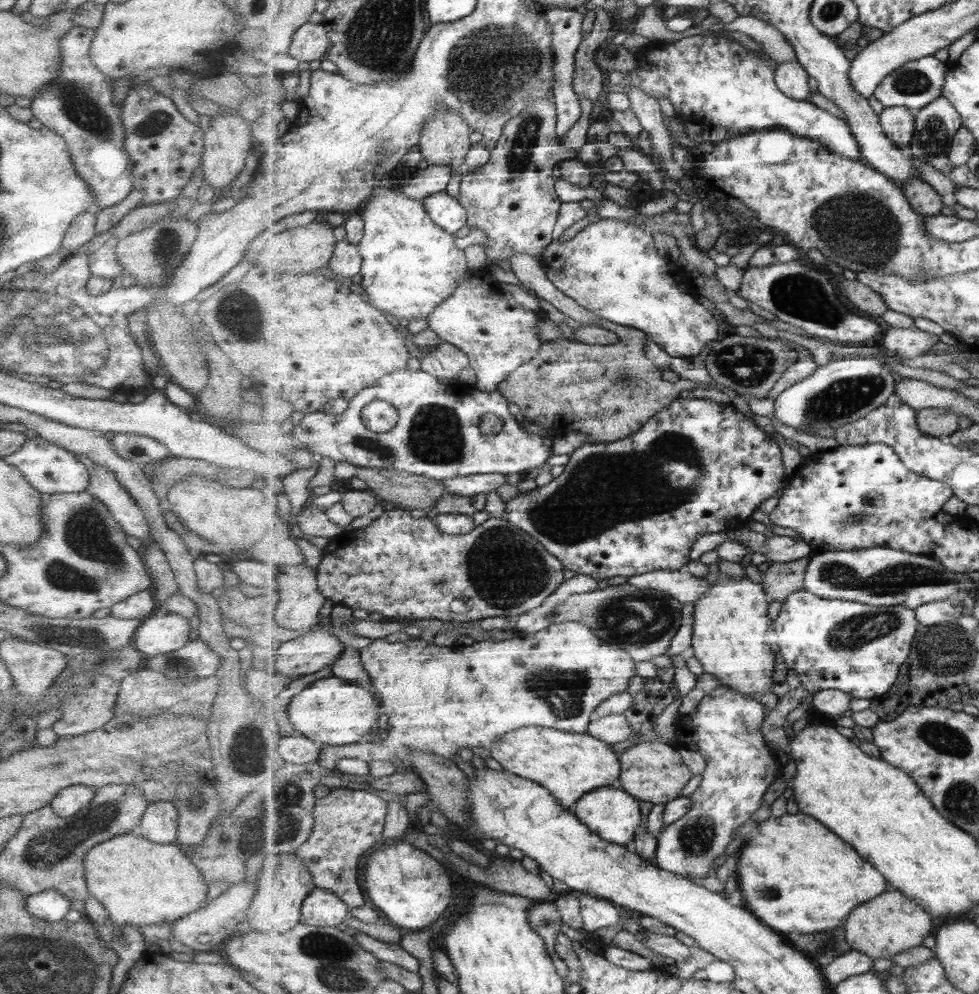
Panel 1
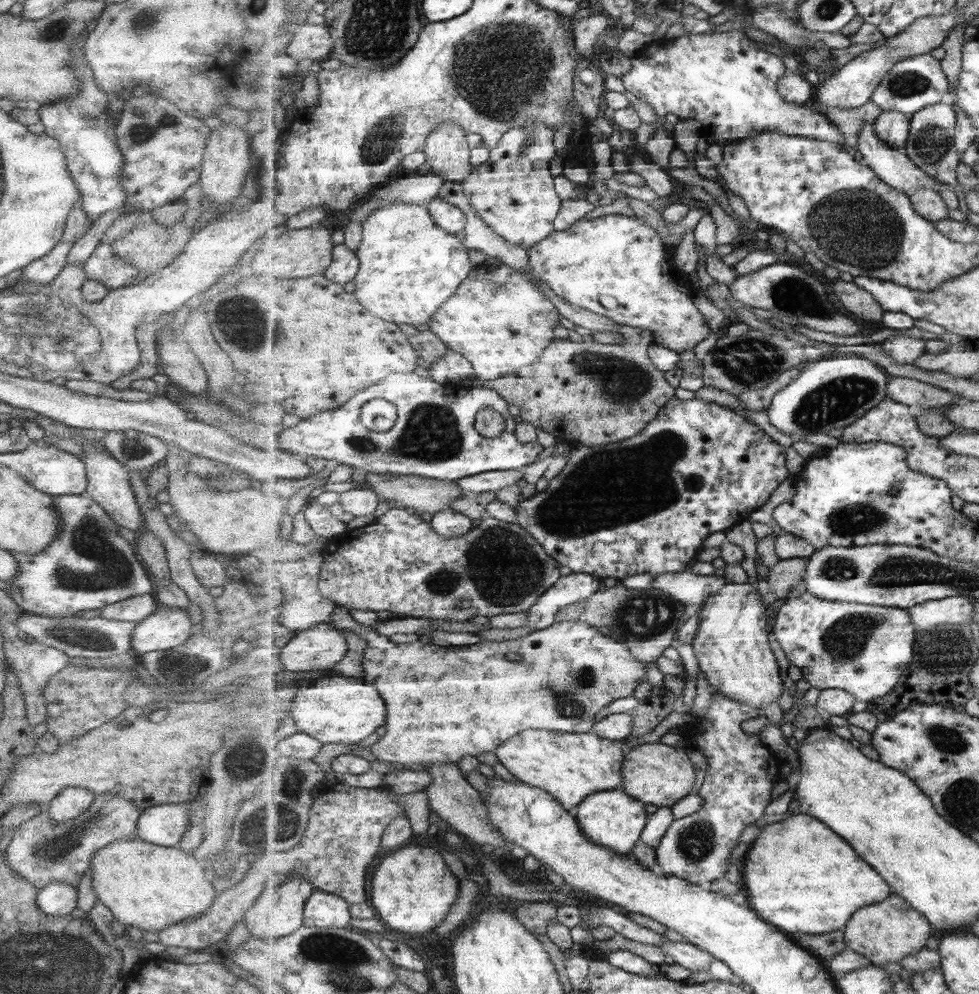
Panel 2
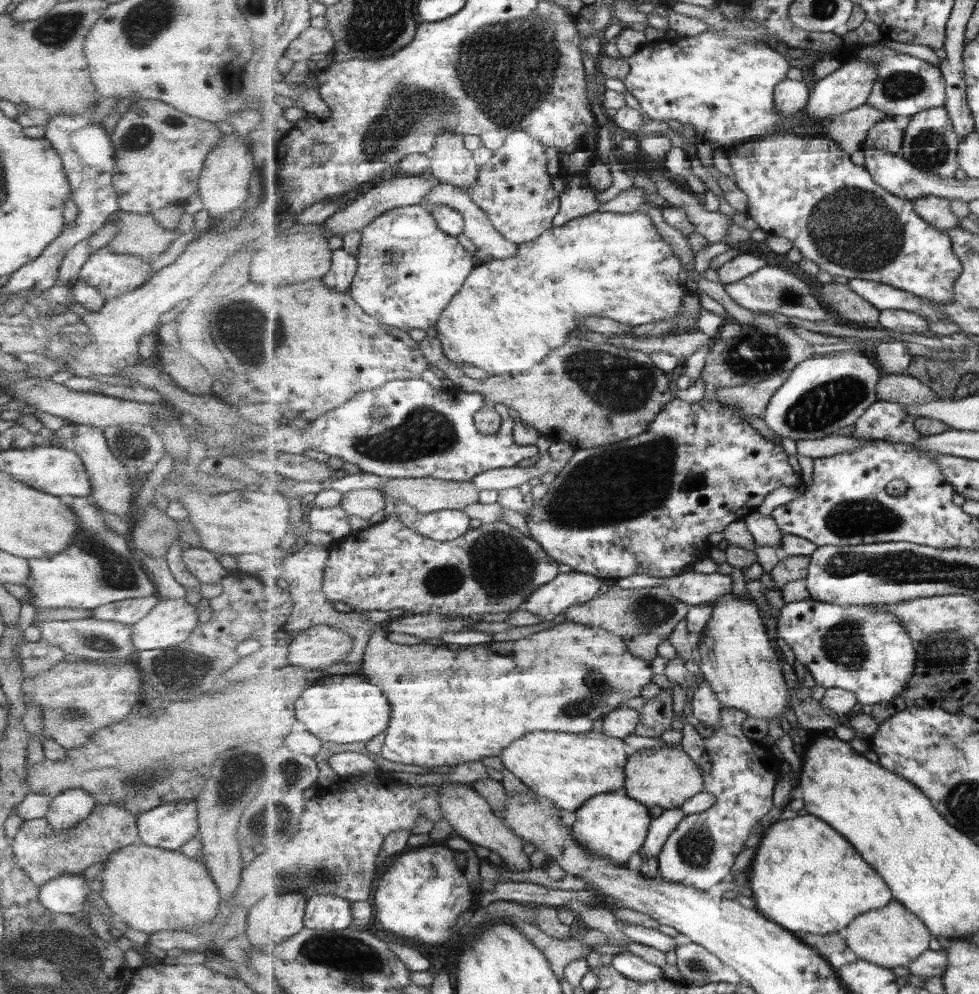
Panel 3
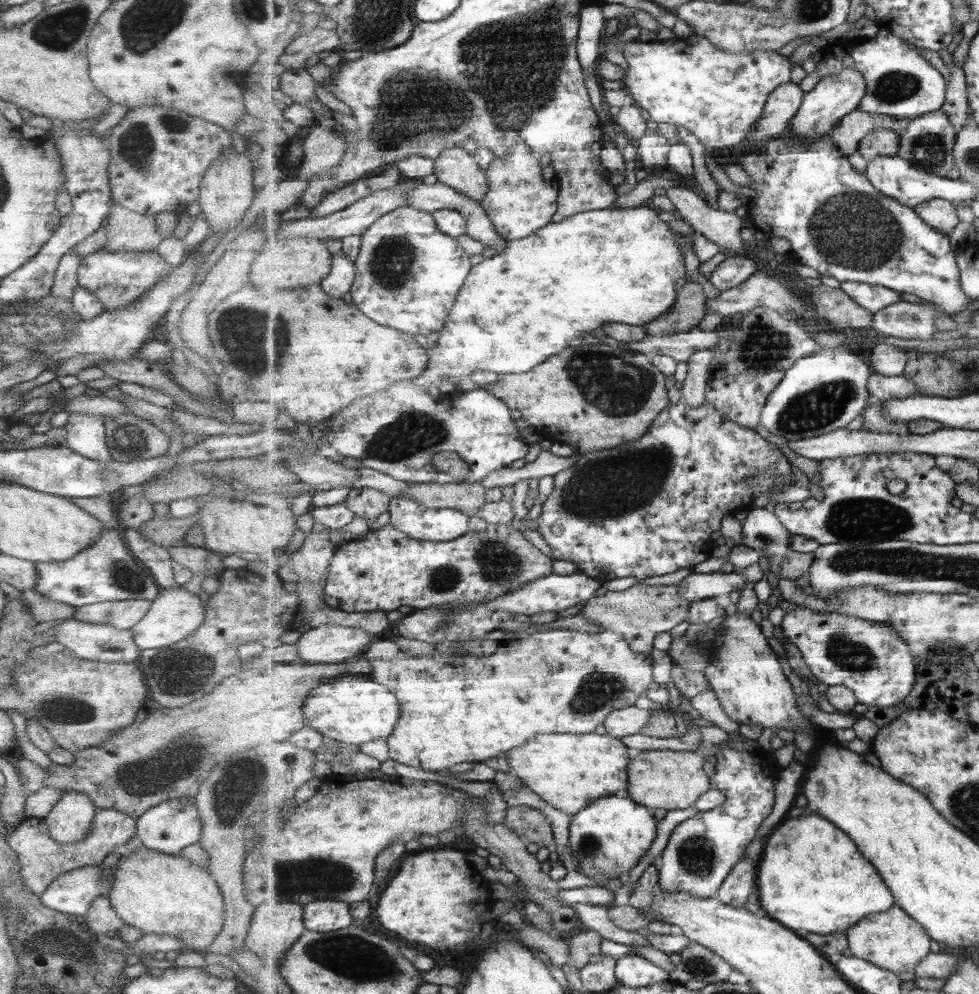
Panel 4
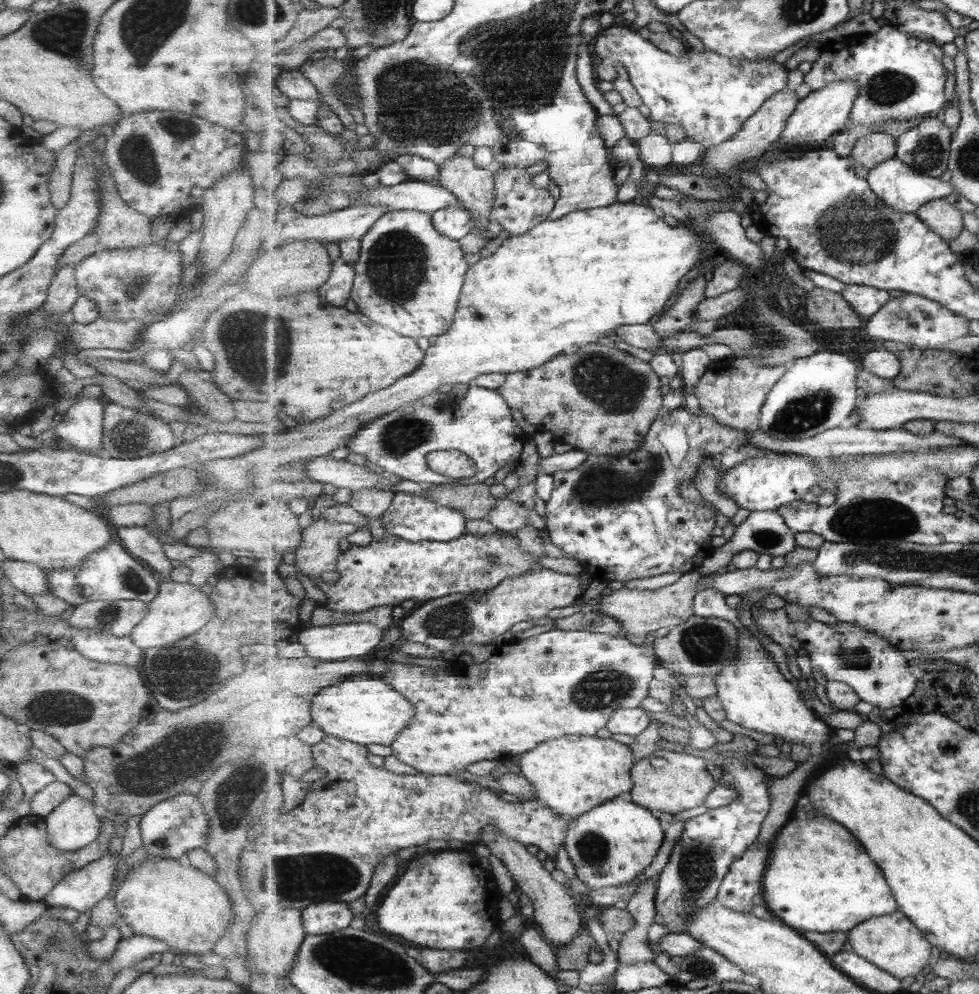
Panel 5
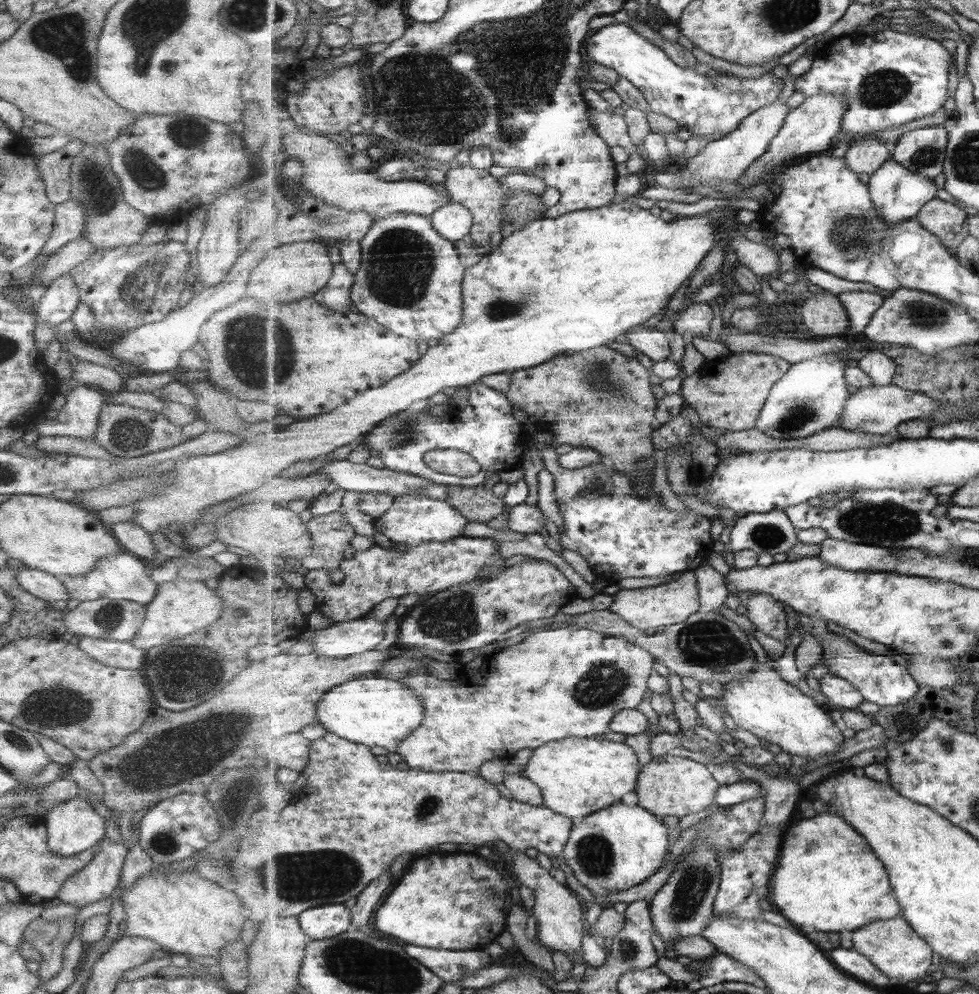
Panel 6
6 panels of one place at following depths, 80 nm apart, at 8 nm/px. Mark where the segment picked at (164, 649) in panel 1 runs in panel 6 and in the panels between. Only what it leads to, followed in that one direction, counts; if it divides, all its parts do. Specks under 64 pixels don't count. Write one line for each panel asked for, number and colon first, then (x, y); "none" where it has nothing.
2: (164, 628)
3: (169, 621)
4: (173, 614)
5: (178, 609)
6: (179, 607)

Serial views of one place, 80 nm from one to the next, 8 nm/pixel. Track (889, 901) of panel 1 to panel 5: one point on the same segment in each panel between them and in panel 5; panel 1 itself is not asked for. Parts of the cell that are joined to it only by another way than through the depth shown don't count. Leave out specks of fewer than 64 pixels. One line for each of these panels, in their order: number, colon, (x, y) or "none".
2: (886, 932)
3: (893, 936)
4: (893, 940)
5: (895, 943)

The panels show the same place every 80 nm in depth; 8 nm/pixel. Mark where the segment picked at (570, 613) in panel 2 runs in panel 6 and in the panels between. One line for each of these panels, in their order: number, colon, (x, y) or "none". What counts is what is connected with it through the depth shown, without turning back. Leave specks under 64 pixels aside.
3: (644, 617)
4: (639, 613)
5: (641, 612)
6: (665, 604)

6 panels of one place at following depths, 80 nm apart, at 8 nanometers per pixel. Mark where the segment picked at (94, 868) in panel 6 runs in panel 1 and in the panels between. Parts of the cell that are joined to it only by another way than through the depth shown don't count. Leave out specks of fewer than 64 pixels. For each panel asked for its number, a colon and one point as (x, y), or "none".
1: (50, 906)
2: (55, 899)
3: (64, 895)
4: (71, 893)
5: (80, 889)

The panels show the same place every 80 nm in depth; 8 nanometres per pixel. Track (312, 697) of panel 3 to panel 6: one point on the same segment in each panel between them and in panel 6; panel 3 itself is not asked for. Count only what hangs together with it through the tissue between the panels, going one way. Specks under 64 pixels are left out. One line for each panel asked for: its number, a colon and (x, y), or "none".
4: (355, 709)
5: (365, 710)
6: (376, 711)

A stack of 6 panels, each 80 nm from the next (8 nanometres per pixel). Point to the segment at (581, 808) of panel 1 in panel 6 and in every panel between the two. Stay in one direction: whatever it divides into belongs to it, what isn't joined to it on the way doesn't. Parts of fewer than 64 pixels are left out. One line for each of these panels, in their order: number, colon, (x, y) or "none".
2: (613, 819)
3: (614, 825)
4: (607, 839)
5: (614, 843)
6: (620, 847)

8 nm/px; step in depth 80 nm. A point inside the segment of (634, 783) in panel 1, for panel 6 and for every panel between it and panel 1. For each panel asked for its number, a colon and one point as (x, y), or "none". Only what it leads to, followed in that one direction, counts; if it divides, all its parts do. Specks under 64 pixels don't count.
2: (656, 774)
3: (666, 777)
4: (668, 779)
5: (669, 782)
6: (675, 786)

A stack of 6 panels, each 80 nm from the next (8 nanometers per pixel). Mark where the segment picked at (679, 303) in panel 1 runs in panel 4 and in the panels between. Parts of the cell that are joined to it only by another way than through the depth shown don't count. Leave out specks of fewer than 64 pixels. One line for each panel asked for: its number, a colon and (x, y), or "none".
2: (617, 266)
3: (511, 313)
4: (520, 307)

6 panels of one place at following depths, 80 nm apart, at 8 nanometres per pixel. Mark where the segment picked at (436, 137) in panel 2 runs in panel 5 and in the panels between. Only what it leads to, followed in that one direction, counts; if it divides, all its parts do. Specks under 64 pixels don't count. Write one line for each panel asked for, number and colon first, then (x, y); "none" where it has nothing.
3: (451, 163)
4: (456, 168)
5: (475, 187)

